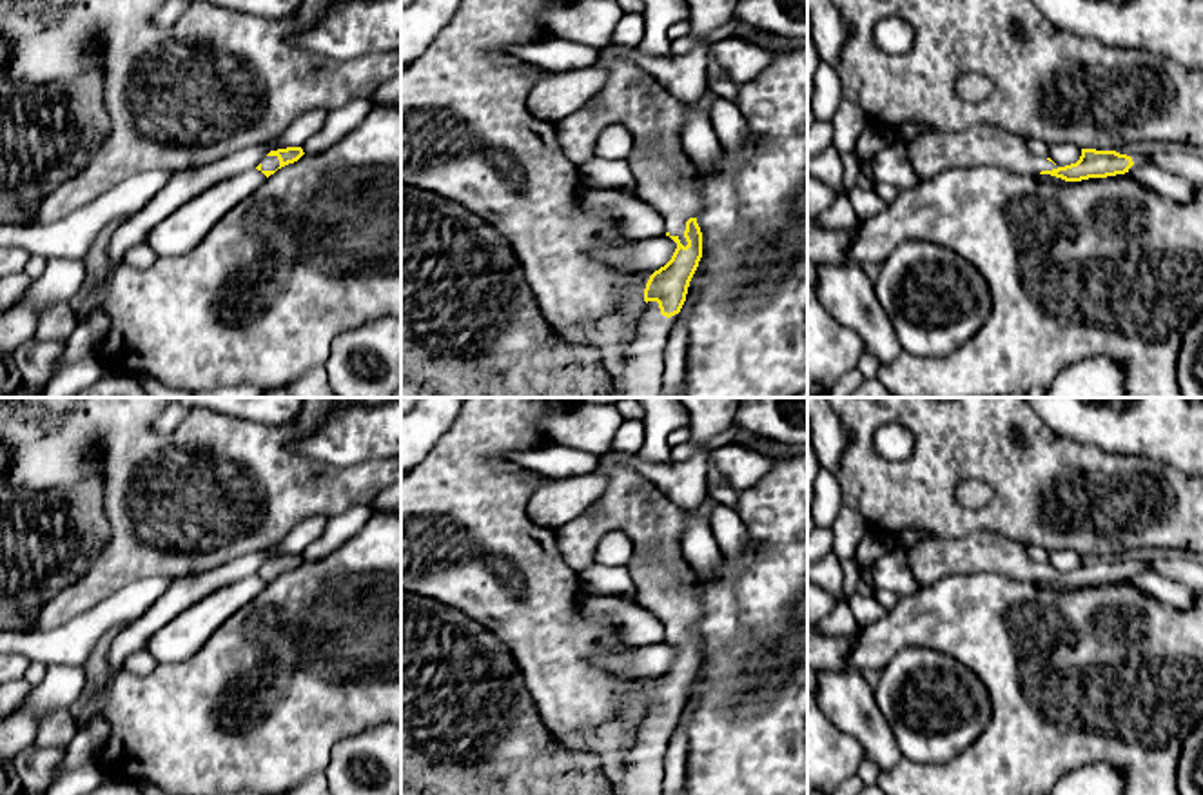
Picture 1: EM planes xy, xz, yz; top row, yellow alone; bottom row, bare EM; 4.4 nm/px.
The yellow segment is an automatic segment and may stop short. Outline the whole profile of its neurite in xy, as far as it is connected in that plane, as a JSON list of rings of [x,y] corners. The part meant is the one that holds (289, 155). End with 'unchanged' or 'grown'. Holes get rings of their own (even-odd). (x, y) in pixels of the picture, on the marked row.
[[[287,147],[287,149],[270,151],[256,169],[269,178],[278,169],[298,162],[303,154],[305,152],[301,147]]]; grown

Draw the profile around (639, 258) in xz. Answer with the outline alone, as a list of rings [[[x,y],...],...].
[[[670,236],[630,241],[617,247],[595,243],[588,249],[590,256],[610,260],[633,278],[630,292],[621,307],[621,339],[628,343],[633,339],[637,321],[646,314],[646,283],[655,270],[671,260],[675,249],[677,243]]]

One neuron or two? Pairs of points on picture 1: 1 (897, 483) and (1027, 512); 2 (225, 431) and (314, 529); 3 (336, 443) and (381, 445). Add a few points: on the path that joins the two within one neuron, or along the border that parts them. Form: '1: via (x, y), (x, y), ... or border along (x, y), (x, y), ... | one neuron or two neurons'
1: via (929, 503), (944, 518), (995, 518) | one neuron
2: border along (327, 516), (302, 520), (274, 545) | two neurons
3: via (347, 443), (371, 443) | one neuron

